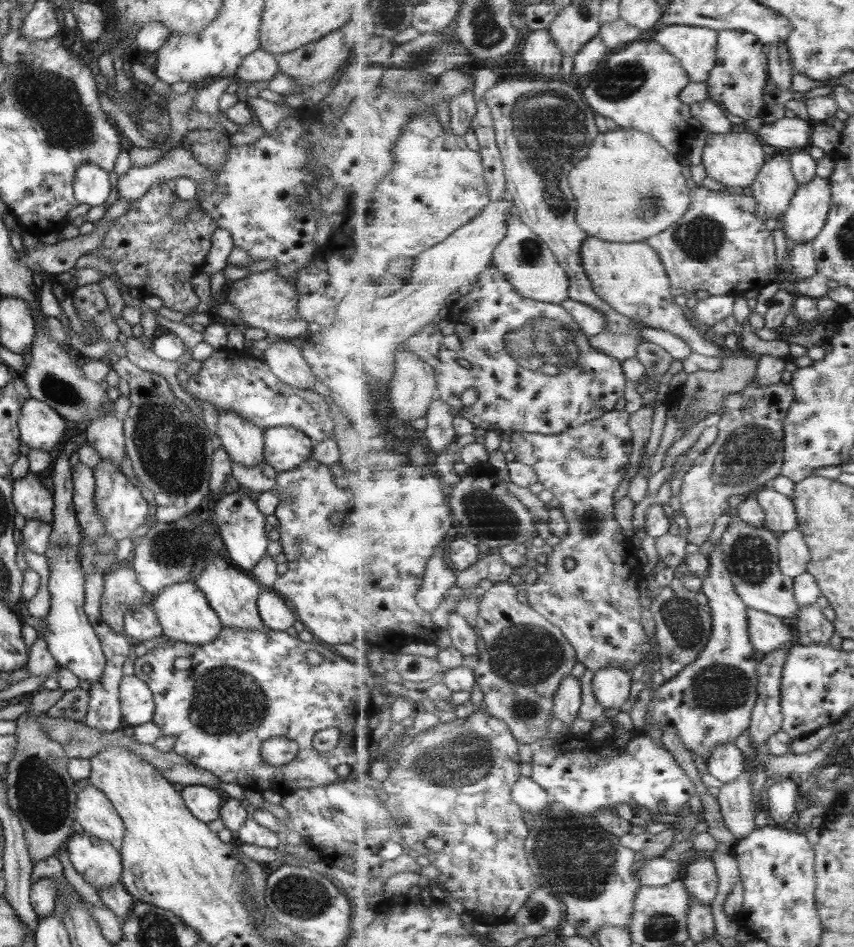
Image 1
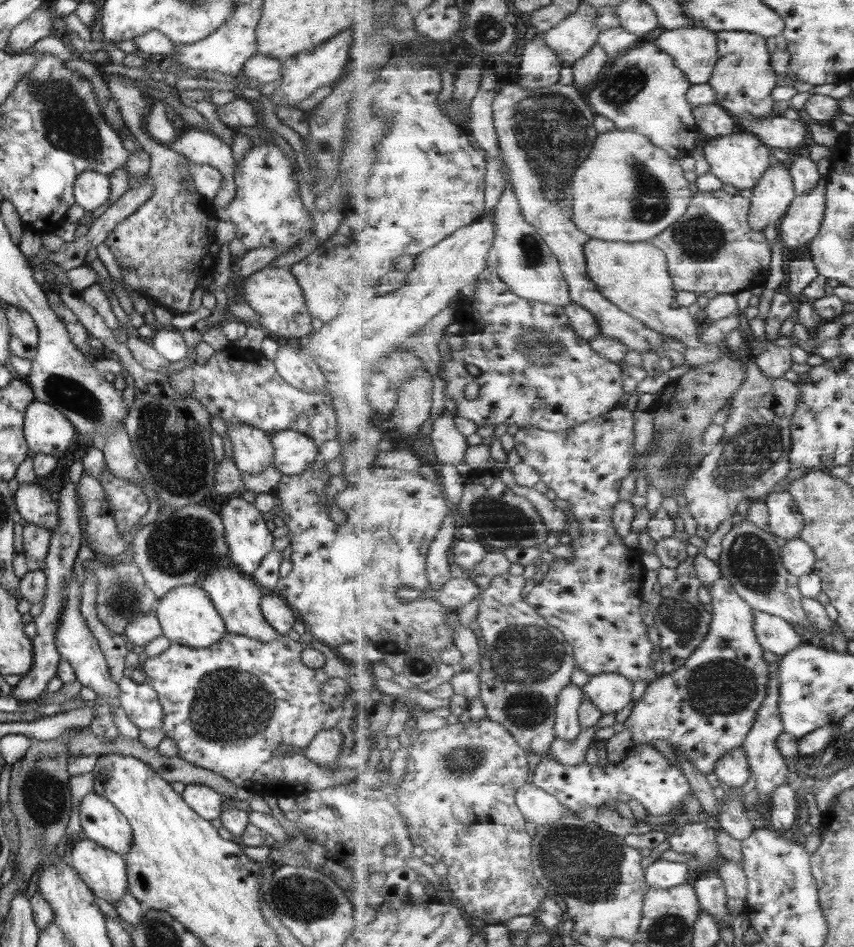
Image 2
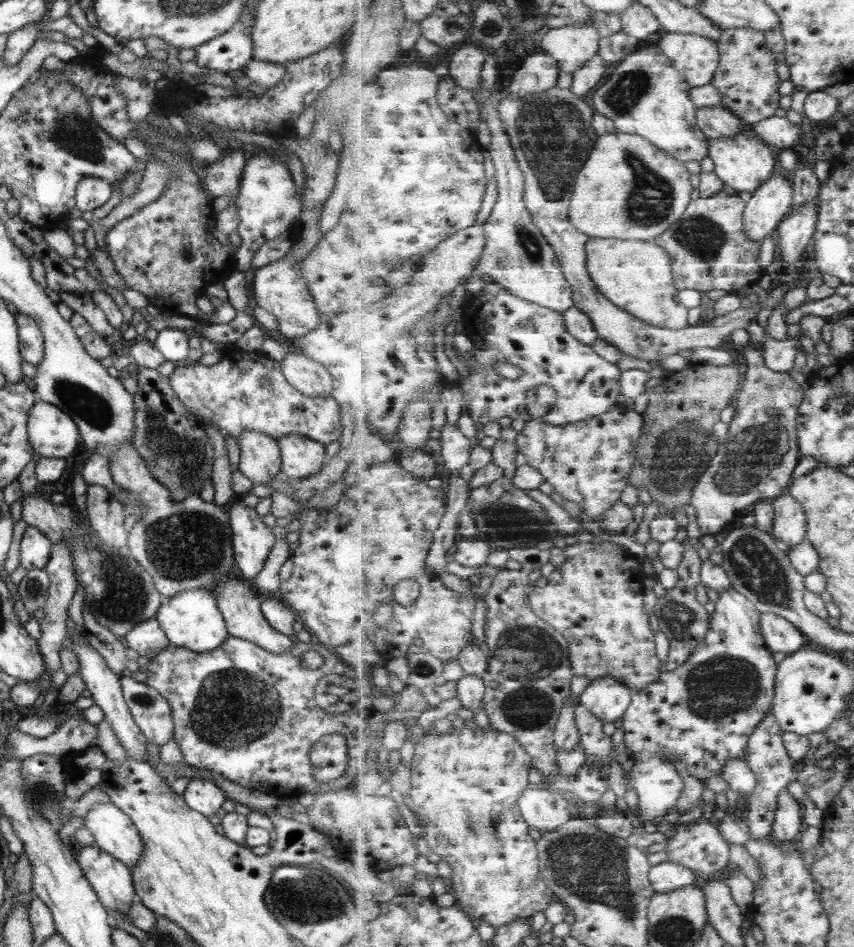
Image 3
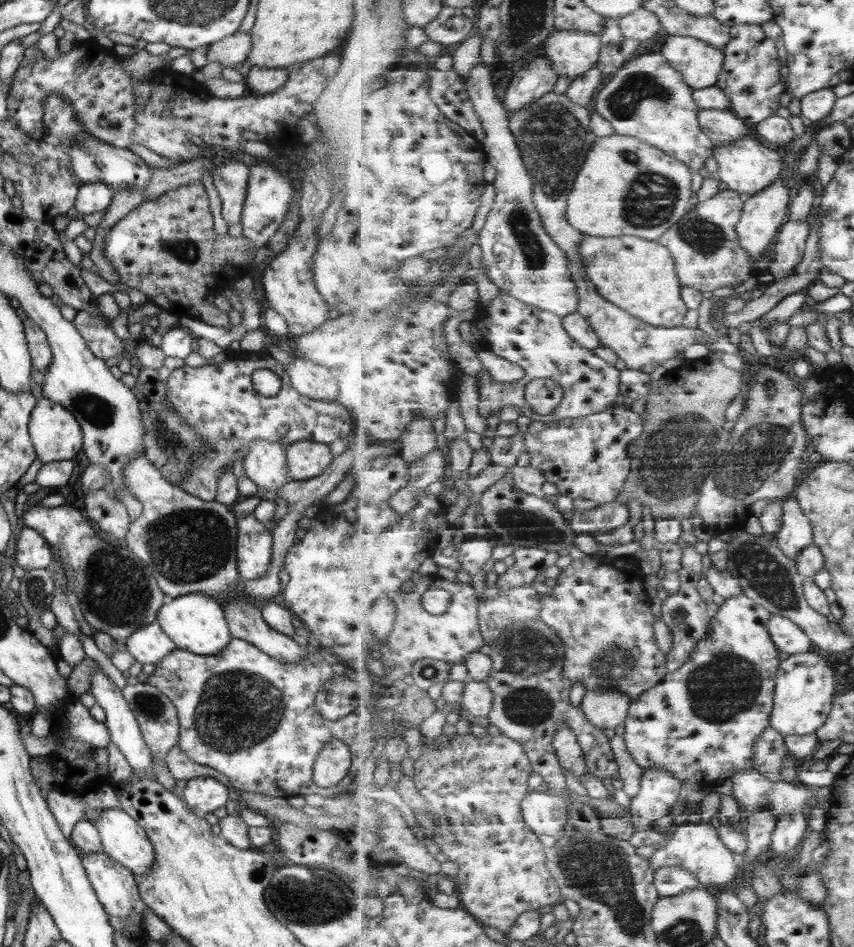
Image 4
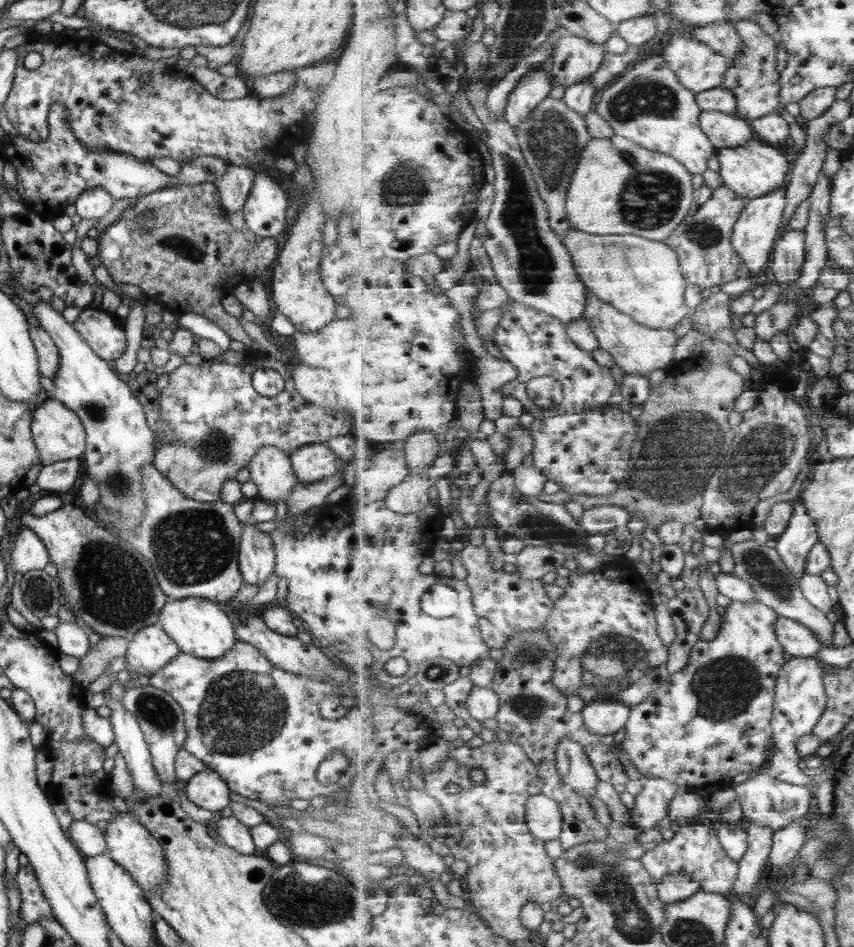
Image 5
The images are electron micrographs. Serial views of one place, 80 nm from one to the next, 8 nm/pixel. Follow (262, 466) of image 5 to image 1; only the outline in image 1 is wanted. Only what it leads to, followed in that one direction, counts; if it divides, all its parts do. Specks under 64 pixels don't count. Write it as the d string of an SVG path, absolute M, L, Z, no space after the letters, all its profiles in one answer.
M217 409L213 437L219 438L220 447L231 461L252 467L262 460L262 429L233 411Z

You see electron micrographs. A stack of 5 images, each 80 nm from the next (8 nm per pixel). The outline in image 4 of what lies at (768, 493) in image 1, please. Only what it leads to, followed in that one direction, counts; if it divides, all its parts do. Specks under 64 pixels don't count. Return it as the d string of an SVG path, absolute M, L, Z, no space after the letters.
M794 494L780 500L784 510L783 530L775 534L773 540L783 554L797 564L799 554L815 542L813 525Z

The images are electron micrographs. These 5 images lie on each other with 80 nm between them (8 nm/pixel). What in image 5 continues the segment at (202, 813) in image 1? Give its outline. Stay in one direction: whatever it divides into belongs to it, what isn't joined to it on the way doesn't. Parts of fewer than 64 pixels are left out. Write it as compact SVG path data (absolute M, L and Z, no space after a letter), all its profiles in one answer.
M208 767L186 780L185 796L187 796L187 800L214 814L231 803L230 794L224 780Z

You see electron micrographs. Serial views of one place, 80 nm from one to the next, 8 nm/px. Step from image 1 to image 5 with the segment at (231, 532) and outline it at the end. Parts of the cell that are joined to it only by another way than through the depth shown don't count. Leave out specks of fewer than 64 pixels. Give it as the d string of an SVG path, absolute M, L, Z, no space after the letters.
M253 522L242 526L237 555L243 584L259 588L274 573L273 542Z

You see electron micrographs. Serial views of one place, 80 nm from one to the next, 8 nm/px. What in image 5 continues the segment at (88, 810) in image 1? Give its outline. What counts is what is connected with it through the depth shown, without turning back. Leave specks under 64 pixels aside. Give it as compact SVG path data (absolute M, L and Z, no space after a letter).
M127 812L119 813L109 821L102 833L110 859L131 875L145 896L151 891L156 891L162 885L166 871L163 849L159 846L158 840L151 836L141 824L133 820Z

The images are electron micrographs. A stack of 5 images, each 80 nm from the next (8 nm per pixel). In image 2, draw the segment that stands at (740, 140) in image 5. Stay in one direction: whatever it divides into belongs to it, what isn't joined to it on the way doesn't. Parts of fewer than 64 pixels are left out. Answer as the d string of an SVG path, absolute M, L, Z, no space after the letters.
M716 103L695 107L693 115L698 121L700 131L708 138L727 136L740 131L736 118Z

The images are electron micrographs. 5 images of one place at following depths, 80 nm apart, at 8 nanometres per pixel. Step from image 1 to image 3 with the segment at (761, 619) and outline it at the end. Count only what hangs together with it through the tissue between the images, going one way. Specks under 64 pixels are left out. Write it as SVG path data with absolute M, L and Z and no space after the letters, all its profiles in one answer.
M763 613L762 635L772 652L790 654L805 648L806 636L792 622L782 616Z

